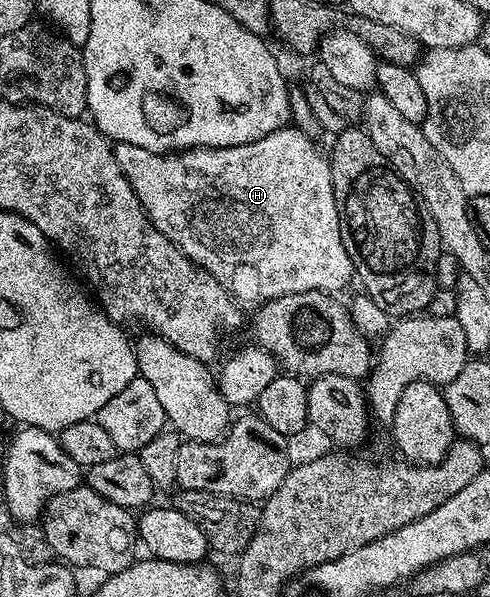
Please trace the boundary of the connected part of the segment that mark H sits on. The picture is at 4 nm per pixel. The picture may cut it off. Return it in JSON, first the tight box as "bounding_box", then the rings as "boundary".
{"bounding_box":[114,125,353,305],"boundary":[[[291,125],[278,129],[258,141],[250,141],[246,145],[233,147],[194,147],[175,153],[161,153],[150,149],[138,149],[138,145],[116,143],[114,150],[118,165],[123,169],[126,181],[130,181],[130,189],[138,197],[144,207],[148,219],[168,238],[190,262],[211,273],[228,292],[233,300],[241,304],[259,305],[271,299],[282,297],[286,293],[302,293],[303,291],[335,292],[335,287],[344,287],[348,278],[353,278],[352,262],[346,253],[346,245],[342,245],[340,232],[340,214],[336,208],[334,185],[332,184],[332,165],[327,154],[320,152],[321,144],[315,139],[306,137],[306,133]]]}

